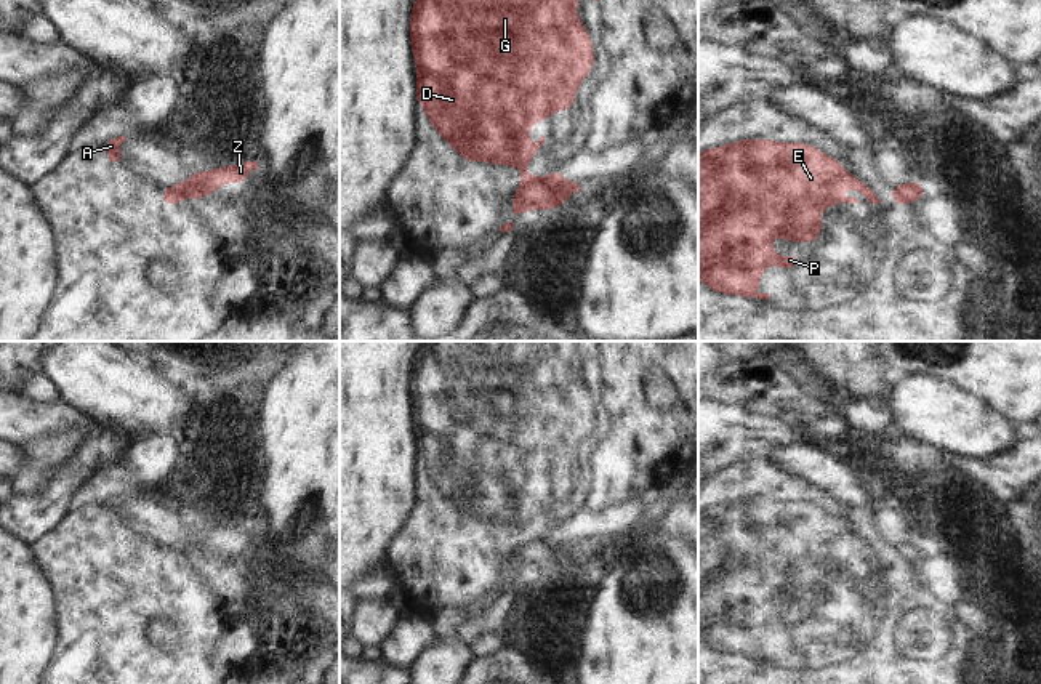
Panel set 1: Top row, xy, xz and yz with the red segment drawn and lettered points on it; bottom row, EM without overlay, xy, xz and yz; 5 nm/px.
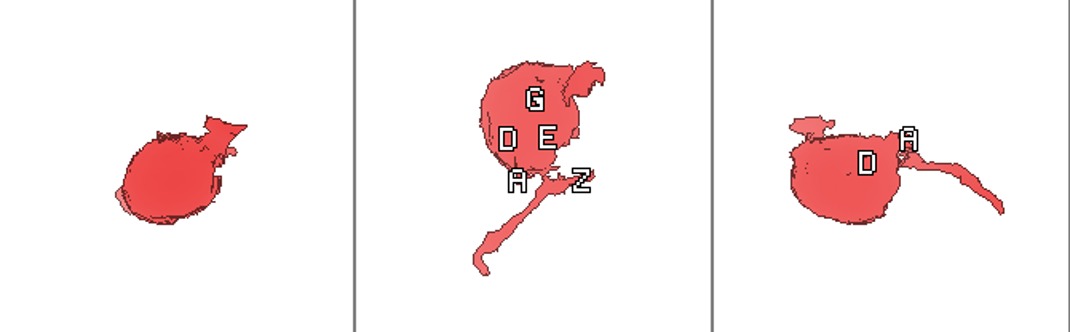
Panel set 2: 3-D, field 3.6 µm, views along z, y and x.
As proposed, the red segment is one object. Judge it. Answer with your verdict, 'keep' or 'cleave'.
cleave

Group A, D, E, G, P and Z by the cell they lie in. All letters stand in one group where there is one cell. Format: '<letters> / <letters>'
A D E G P / Z

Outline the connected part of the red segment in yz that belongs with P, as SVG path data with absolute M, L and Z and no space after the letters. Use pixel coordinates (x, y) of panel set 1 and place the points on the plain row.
M742 498L698 511L698 638L721 654L769 658L769 652L751 650L761 644L762 630L770 622L791 628L798 620L794 615L774 614L772 596L778 593L788 601L815 601L823 588L822 567L860 561L855 556L842 556L839 549L846 546L857 546L868 562L881 562L865 538L857 538L839 519L812 503Z

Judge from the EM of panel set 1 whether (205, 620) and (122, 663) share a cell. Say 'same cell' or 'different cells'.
same cell

